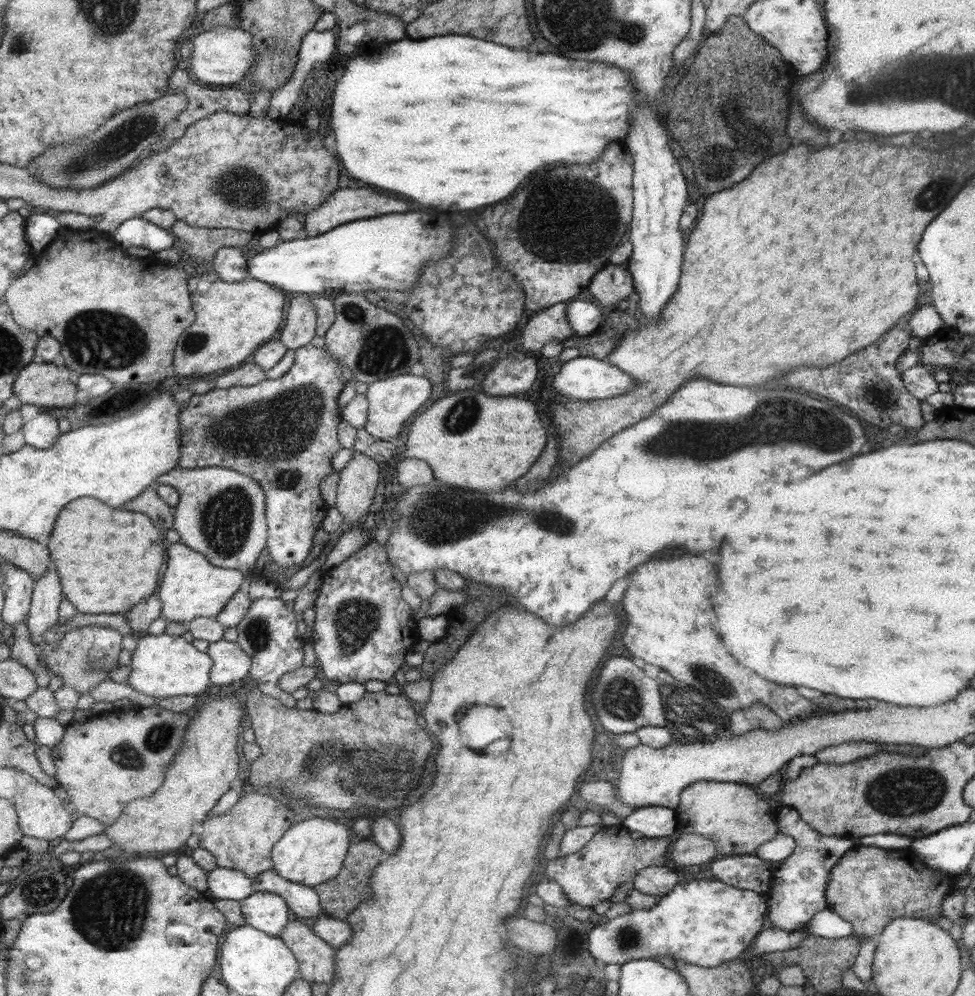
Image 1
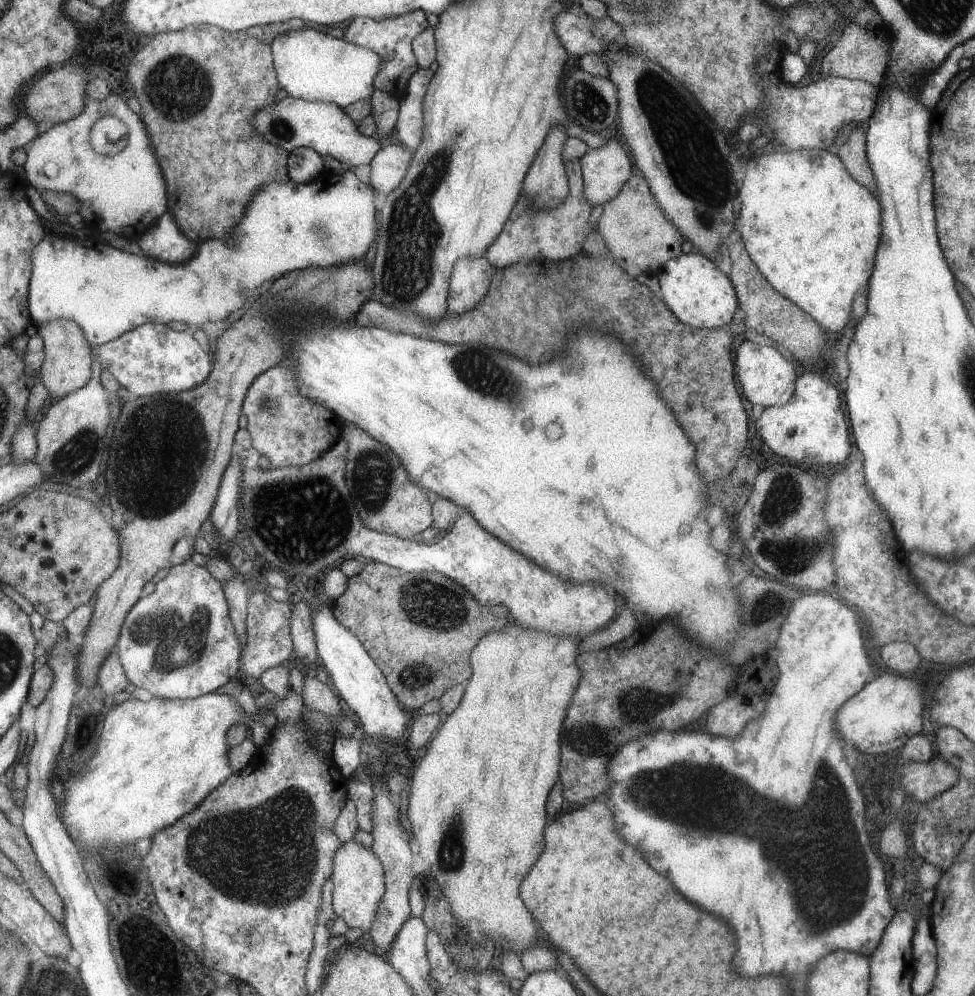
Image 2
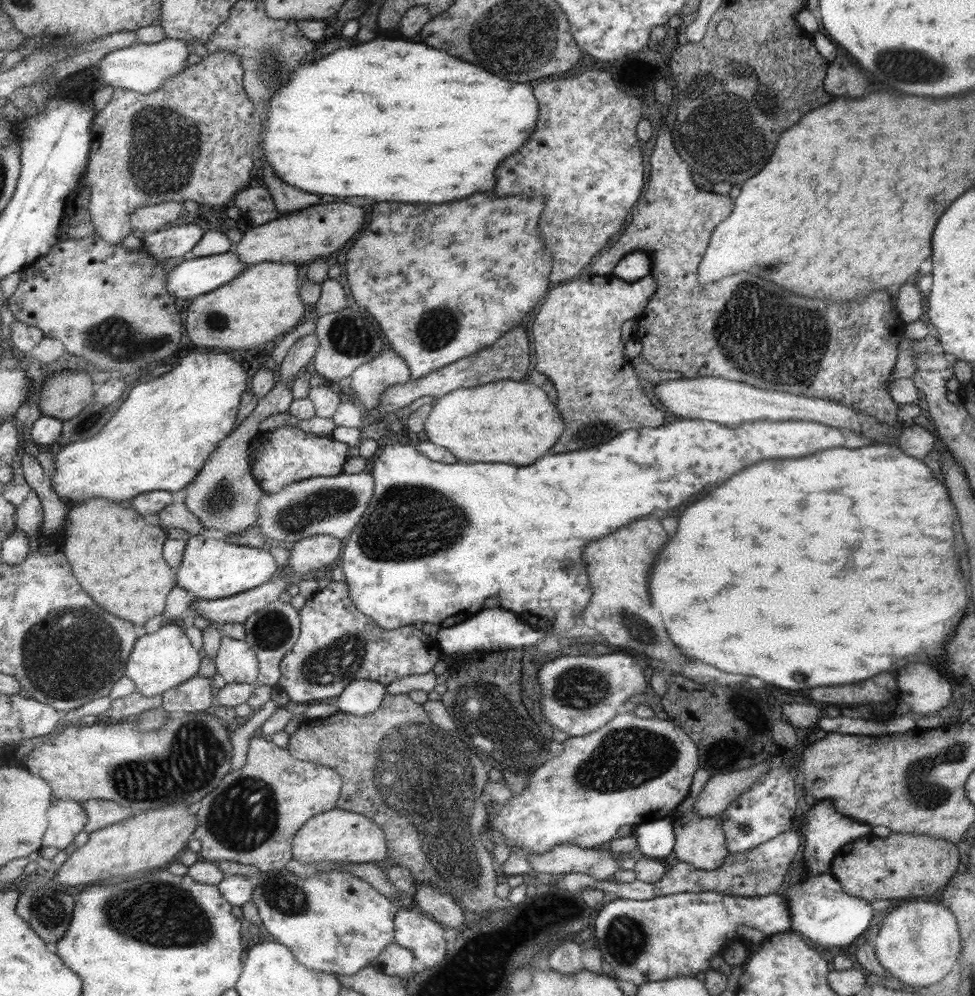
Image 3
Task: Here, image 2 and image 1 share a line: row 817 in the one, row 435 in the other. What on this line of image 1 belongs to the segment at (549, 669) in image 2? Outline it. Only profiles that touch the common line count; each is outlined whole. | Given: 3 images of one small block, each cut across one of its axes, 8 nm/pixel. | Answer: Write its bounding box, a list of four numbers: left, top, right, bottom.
[399,388,548,492]

